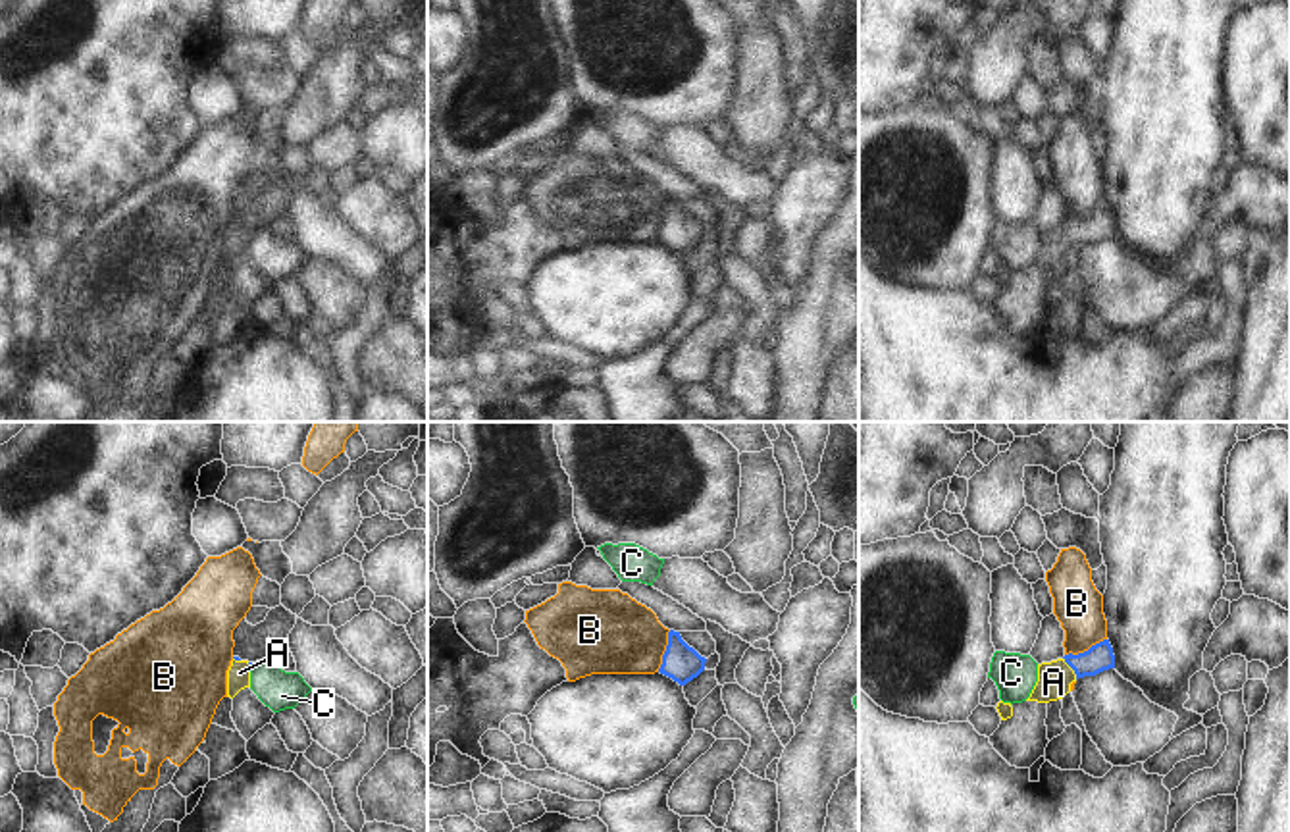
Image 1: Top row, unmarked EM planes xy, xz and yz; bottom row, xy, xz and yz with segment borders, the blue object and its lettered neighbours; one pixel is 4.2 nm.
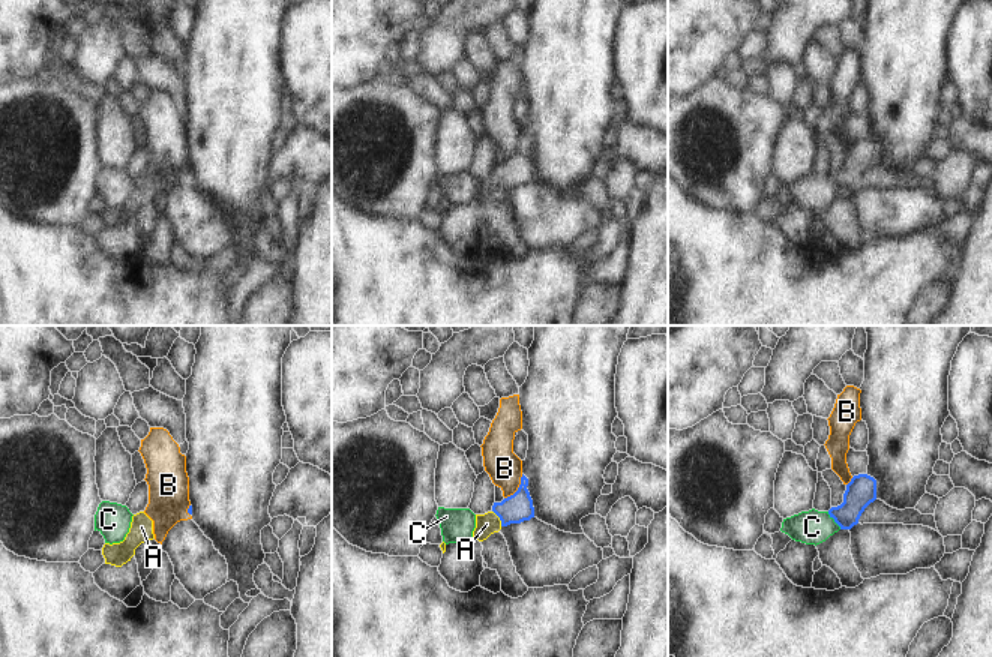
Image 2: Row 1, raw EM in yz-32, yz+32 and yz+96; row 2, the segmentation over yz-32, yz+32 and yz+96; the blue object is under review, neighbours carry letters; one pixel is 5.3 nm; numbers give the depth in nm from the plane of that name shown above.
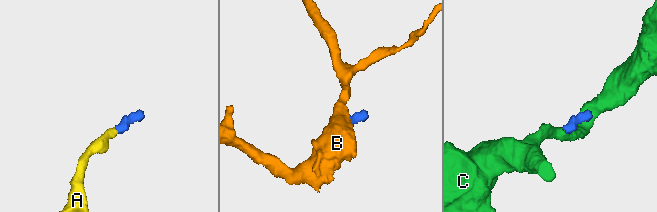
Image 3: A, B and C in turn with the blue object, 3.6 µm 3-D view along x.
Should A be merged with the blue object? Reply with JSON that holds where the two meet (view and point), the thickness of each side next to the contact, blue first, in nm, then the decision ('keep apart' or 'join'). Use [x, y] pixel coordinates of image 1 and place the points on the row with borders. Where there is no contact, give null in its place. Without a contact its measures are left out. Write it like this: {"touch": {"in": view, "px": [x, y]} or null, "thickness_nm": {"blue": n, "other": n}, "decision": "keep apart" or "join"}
{"touch": {"in": "yz", "px": [1071, 667]}, "thickness_nm": {"blue": 120, "other": 140}, "decision": "join"}

